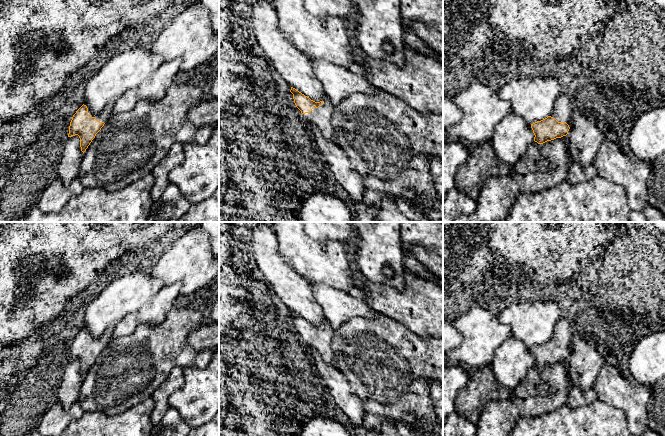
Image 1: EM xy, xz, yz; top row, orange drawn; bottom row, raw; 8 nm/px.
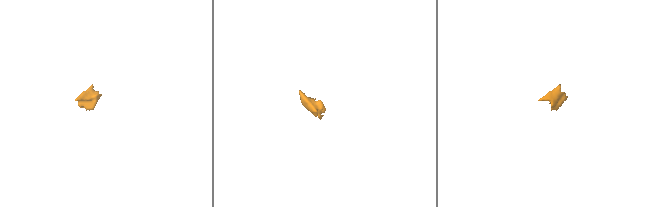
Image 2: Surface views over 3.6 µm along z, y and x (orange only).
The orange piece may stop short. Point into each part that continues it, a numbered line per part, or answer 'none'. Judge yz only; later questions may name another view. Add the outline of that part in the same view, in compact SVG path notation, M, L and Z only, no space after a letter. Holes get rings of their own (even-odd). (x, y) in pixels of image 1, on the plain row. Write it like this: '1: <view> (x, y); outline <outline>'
1: yz (562, 336); outline M562 318L557 322L550 340L555 342L558 346L566 346L569 349L573 338L570 321Z

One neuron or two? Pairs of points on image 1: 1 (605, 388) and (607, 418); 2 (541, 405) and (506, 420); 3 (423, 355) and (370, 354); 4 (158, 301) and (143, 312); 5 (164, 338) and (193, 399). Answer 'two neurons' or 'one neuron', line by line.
1: two neurons
2: one neuron
3: one neuron
4: one neuron
5: two neurons

